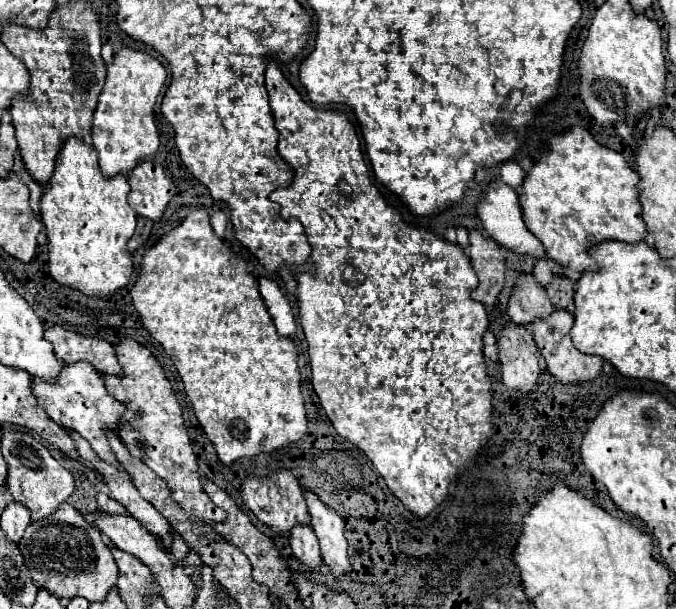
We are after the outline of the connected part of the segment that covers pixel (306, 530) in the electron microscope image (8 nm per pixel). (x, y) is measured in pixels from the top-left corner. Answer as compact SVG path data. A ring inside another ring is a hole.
M298 524L290 532L290 546L292 546L294 556L298 556L300 562L304 562L308 568L316 570L320 566L320 562L322 562L320 546L318 546L316 534L310 530L310 526Z

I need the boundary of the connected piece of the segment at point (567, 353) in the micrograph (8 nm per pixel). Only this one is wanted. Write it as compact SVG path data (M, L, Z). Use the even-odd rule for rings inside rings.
M552 310L550 316L546 318L536 318L530 326L532 326L532 336L534 342L540 350L540 354L544 356L546 362L546 370L552 372L552 376L556 376L556 380L570 384L570 382L586 382L586 380L594 380L600 370L602 370L602 358L600 356L588 356L584 352L580 352L568 336L570 328L572 328L572 314L568 310Z

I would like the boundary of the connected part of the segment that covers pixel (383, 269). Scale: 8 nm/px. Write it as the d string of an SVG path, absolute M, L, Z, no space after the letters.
M268 62L268 68L266 68L266 88L268 88L268 94L270 94L270 108L272 108L272 114L274 114L274 120L276 120L276 128L278 128L278 132L280 132L280 138L278 138L278 152L280 152L280 156L284 158L284 162L286 164L290 164L292 168L294 168L294 180L292 180L292 184L288 186L288 188L276 188L272 194L270 194L270 198L274 200L274 202L278 202L280 206L282 206L282 216L286 218L286 220L290 220L290 218L296 218L296 220L300 220L302 222L302 226L304 226L304 234L308 236L308 242L310 242L310 246L312 246L312 254L310 254L310 264L314 266L314 272L312 270L298 270L296 274L294 274L294 278L296 278L296 282L298 282L298 310L300 310L300 324L302 324L302 330L304 330L304 334L306 334L306 340L308 340L308 354L310 354L310 368L312 371L312 386L314 386L314 390L316 390L316 394L318 394L318 398L320 398L320 404L322 404L322 408L324 408L324 412L326 412L326 416L330 418L330 422L332 422L332 426L336 428L336 432L342 436L342 438L346 438L346 440L350 440L354 446L358 446L368 458L370 458L370 462L376 466L376 470L384 476L384 480L386 480L386 484L388 484L388 488L392 490L392 494L394 496L398 496L400 500L402 500L402 504L404 506L408 506L414 514L418 514L420 518L424 518L428 512L432 512L444 498L446 498L446 494L448 494L448 486L450 486L450 482L454 480L454 478L458 478L458 476L462 476L464 472L466 472L466 468L470 466L470 462L472 462L472 458L482 450L482 446L486 444L486 440L492 436L492 424L490 424L490 414L492 414L492 388L490 388L490 380L488 380L488 374L486 374L486 366L484 366L484 356L482 356L482 334L484 334L484 330L488 328L488 314L486 314L486 310L484 310L484 306L480 304L480 302L476 302L476 300L472 300L472 288L476 288L476 284L478 284L478 276L476 276L476 272L474 272L474 268L472 268L472 262L470 262L470 258L466 256L466 252L464 252L464 248L460 246L460 244L456 244L456 242L448 242L448 240L444 240L444 238L440 238L440 236L436 236L436 234L432 234L428 228L422 228L422 226L414 226L414 224L410 224L410 222L406 222L404 218L402 218L402 214L392 206L392 204L388 204L388 200L382 196L382 192L372 184L372 180L370 180L370 176L368 176L368 168L366 168L366 162L364 162L364 154L362 154L362 146L360 146L360 140L358 140L358 136L356 136L356 128L354 128L354 124L348 120L348 116L346 116L346 112L344 110L318 110L318 108L312 108L310 104L306 104L304 100L302 100L302 96L290 86L290 82L284 78L284 74L280 72L280 68L278 68L278 62Z

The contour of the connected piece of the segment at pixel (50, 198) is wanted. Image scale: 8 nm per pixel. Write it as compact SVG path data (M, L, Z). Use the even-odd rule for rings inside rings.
M70 136L56 156L54 176L44 184L40 216L48 236L50 276L88 296L108 296L126 286L132 276L132 260L126 242L136 230L136 212L128 204L128 180L124 174L106 178L100 172L92 144Z

